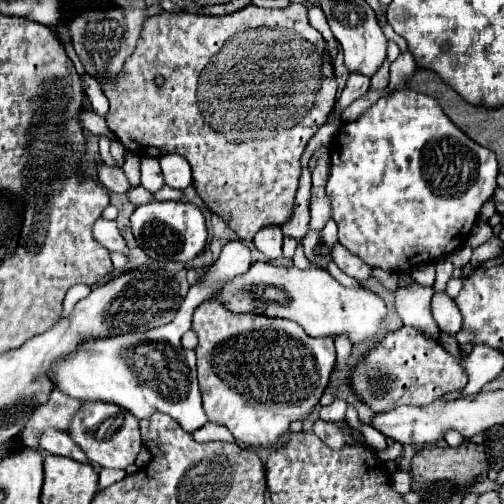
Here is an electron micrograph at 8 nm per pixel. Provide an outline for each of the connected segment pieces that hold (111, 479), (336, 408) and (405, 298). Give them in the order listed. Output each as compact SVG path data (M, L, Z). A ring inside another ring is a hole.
M101 470L99 472L99 490L105 490L107 486L123 480L127 474L125 470Z
M335 400L329 406L323 406L319 410L319 418L325 422L337 422L337 426L341 426L343 422L347 422L345 410L347 410L347 404L343 400Z
M413 284L409 288L399 288L397 290L397 314L401 316L403 324L413 326L423 330L423 334L431 338L439 338L439 328L429 312L429 302L431 302L433 290L423 288L419 284Z

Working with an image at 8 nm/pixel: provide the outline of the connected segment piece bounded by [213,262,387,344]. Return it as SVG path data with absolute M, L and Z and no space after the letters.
M253 262L251 268L221 286L213 298L217 298L227 310L235 314L263 314L271 318L287 318L301 324L309 336L339 336L349 334L353 344L373 342L375 334L387 318L385 302L371 290L345 288L327 270L307 268L299 270L295 266L273 266L267 262Z

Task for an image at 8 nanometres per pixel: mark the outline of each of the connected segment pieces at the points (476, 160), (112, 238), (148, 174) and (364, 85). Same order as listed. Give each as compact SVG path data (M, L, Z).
M415 90L393 92L393 94L377 100L357 120L343 122L343 126L339 128L339 132L333 138L329 148L331 148L331 170L329 170L329 180L327 180L325 192L327 192L329 204L331 204L331 216L339 226L339 242L351 254L359 256L365 264L369 264L373 268L387 270L387 272L411 272L415 266L419 266L423 262L431 262L441 256L449 256L453 250L461 248L467 242L471 228L475 226L475 220L477 220L481 206L493 196L493 192L497 188L495 176L499 172L499 166L497 166L495 154L487 148L475 144L469 136L465 136L459 128L455 128L455 124L451 124L451 120L439 108L439 104L435 104L435 98L431 98L427 94L419 94Z
M99 218L95 224L93 224L93 238L103 244L107 250L113 250L113 252L121 252L121 254L127 254L127 244L121 236L121 232L117 230L117 224L111 222L111 220L105 220L105 218Z
M141 158L139 164L139 172L141 172L141 186L149 192L157 192L163 186L163 176L161 176L161 168L157 158Z
M351 72L345 84L345 90L341 92L341 98L337 100L337 108L347 108L351 102L361 98L367 90L369 90L369 78L359 72Z

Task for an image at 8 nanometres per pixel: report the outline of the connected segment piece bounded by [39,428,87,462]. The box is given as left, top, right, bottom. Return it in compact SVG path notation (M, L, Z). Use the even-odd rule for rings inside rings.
M55 428L43 430L39 436L39 446L41 446L41 450L47 450L49 454L67 456L77 462L87 462L83 452L79 452L79 448L75 448L75 442L63 430L55 430Z

